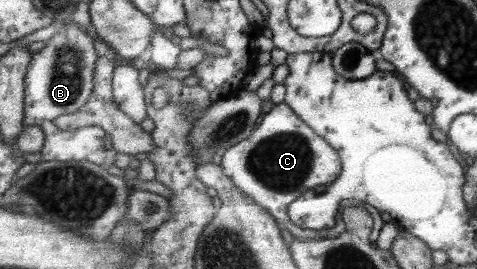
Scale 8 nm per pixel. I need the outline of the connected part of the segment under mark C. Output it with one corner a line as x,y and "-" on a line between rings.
278,103
260,121
256,130
242,142
236,143
222,155
223,171
232,178
236,187
268,210
276,218
281,229
289,230
295,239
321,240
339,238
346,230
344,220
336,222
334,228
308,230
296,226
289,216
289,208
312,189
332,185
343,173
343,160
340,153
315,129
302,120
291,105

